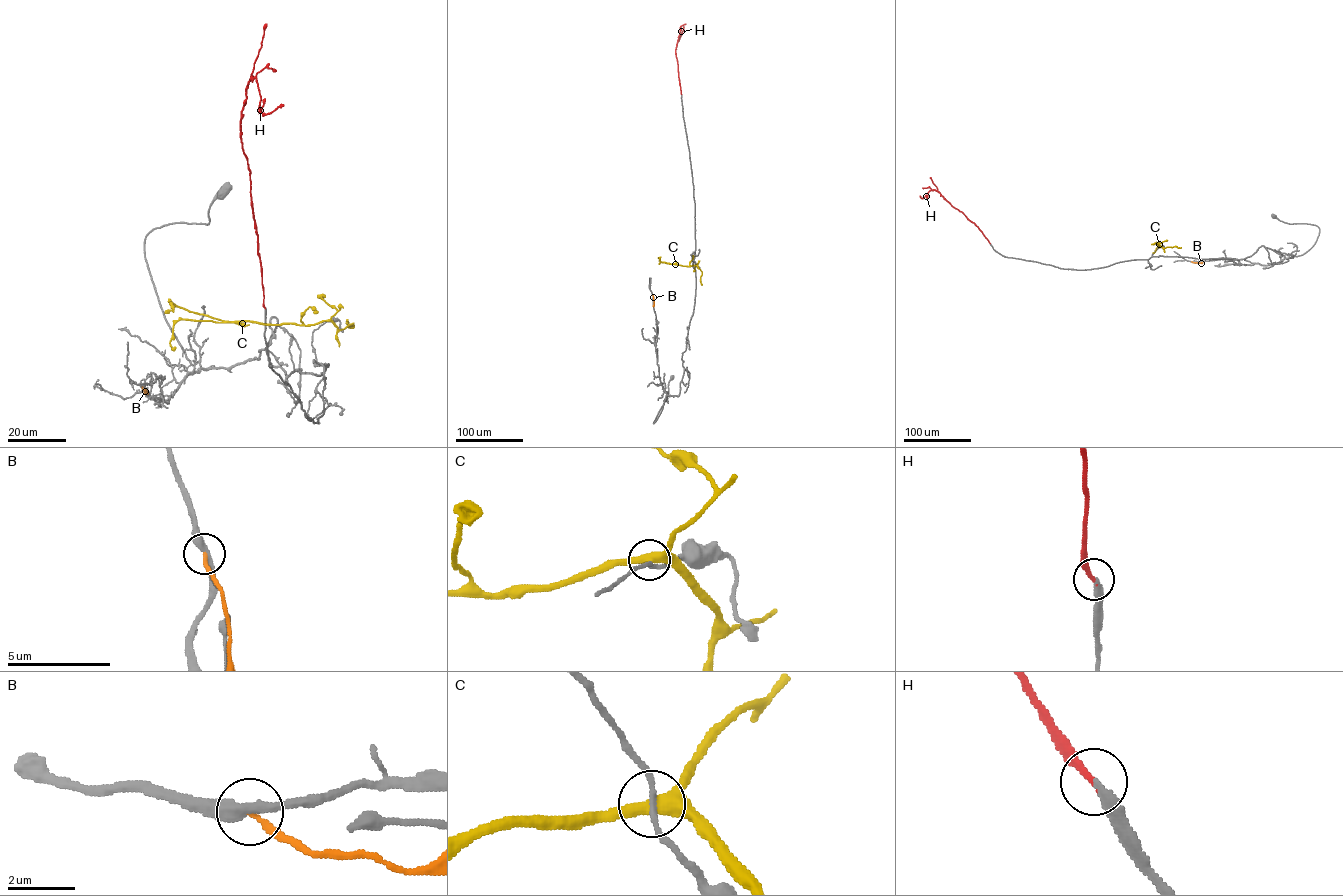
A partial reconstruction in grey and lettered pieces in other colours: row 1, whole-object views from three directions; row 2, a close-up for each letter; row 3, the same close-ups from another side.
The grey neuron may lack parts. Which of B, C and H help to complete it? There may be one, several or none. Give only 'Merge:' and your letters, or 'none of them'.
Merge: H

